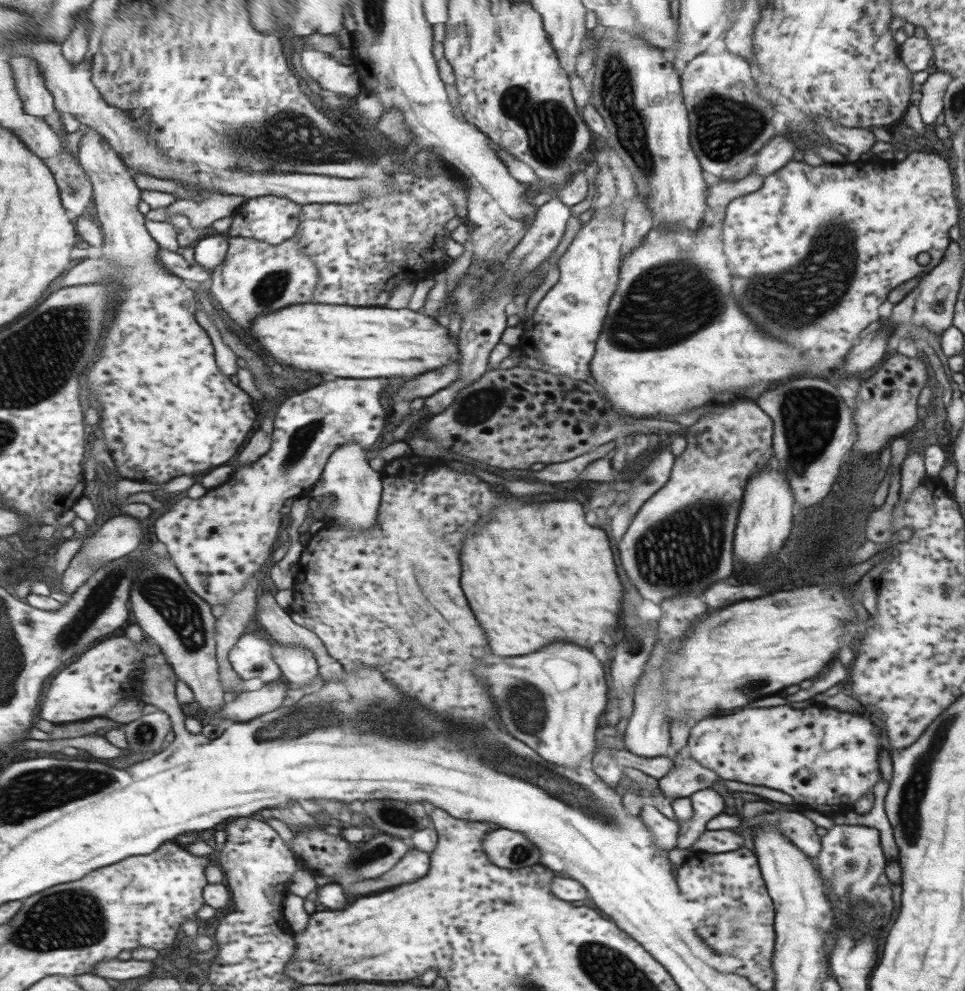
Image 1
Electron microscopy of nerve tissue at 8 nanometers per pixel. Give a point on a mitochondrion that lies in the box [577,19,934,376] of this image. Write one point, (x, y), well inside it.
(779, 304)

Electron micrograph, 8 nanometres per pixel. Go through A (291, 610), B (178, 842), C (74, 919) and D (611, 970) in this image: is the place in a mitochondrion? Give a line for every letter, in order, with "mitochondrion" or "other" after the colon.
A: other
B: other
C: mitochondrion
D: mitochondrion

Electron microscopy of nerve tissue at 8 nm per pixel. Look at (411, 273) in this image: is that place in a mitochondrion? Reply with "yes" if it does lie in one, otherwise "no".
no

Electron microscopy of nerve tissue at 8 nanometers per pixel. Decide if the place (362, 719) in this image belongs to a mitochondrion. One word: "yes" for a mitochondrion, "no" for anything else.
yes

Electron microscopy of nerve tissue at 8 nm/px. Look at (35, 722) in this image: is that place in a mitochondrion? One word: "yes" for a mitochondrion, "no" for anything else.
no

